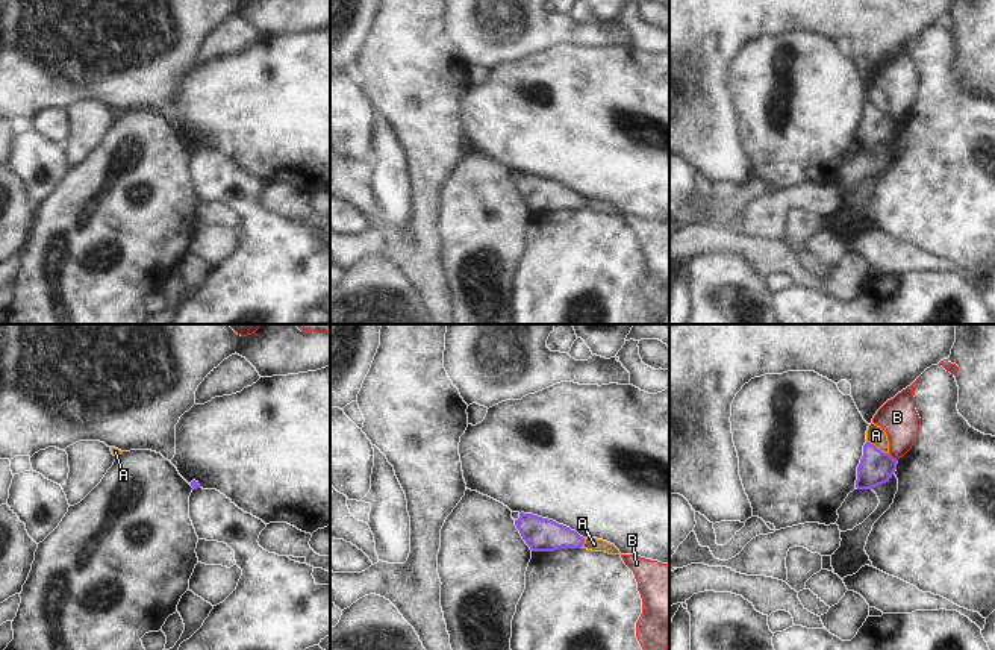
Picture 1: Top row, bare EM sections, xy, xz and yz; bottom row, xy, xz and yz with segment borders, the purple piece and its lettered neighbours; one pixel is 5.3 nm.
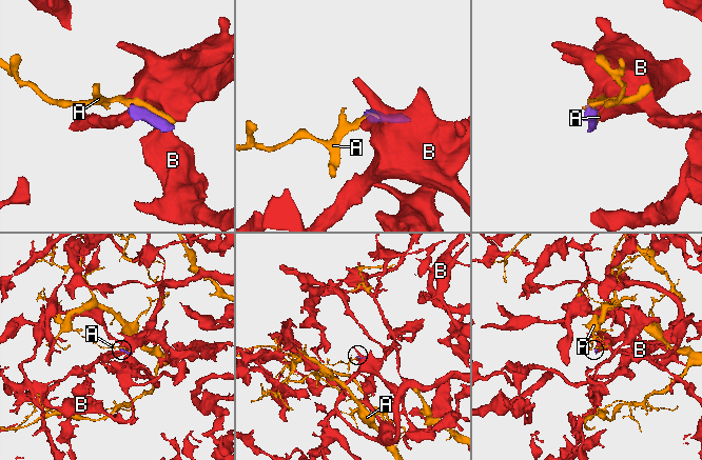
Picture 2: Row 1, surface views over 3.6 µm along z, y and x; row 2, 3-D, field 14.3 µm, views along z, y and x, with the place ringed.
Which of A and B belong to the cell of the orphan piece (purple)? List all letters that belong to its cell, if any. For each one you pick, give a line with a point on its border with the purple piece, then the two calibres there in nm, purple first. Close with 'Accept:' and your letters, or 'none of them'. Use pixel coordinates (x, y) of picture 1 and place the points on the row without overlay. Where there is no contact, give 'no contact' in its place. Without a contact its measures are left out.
Accept: none of them

